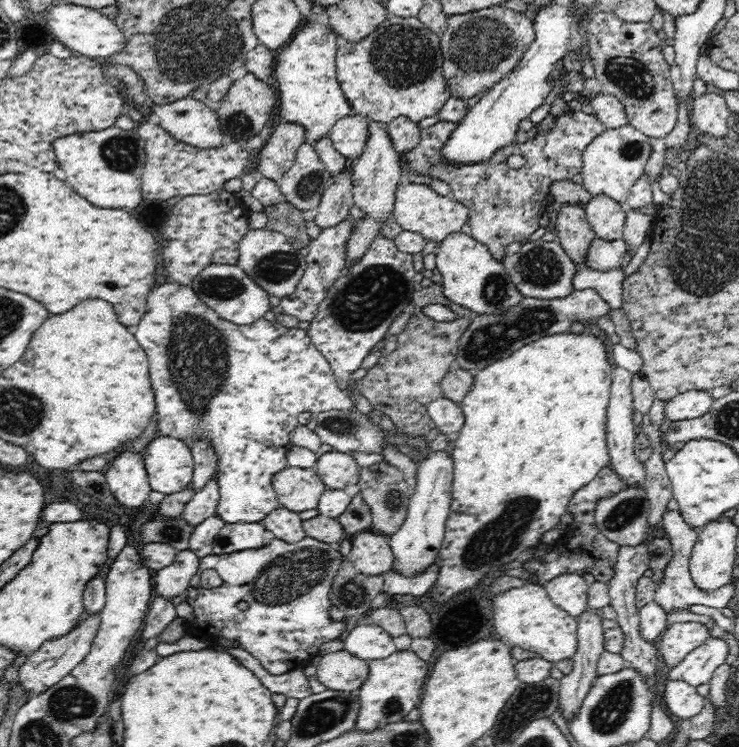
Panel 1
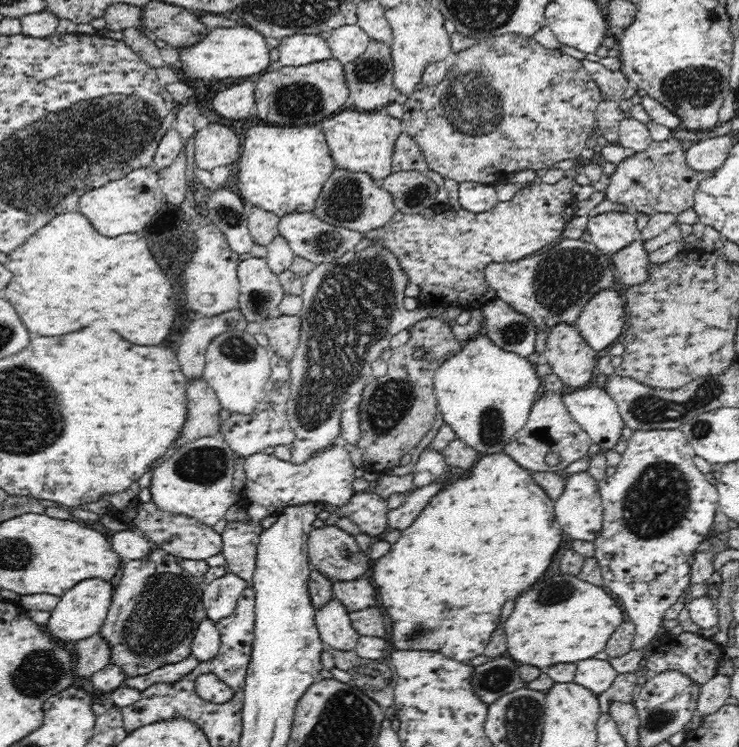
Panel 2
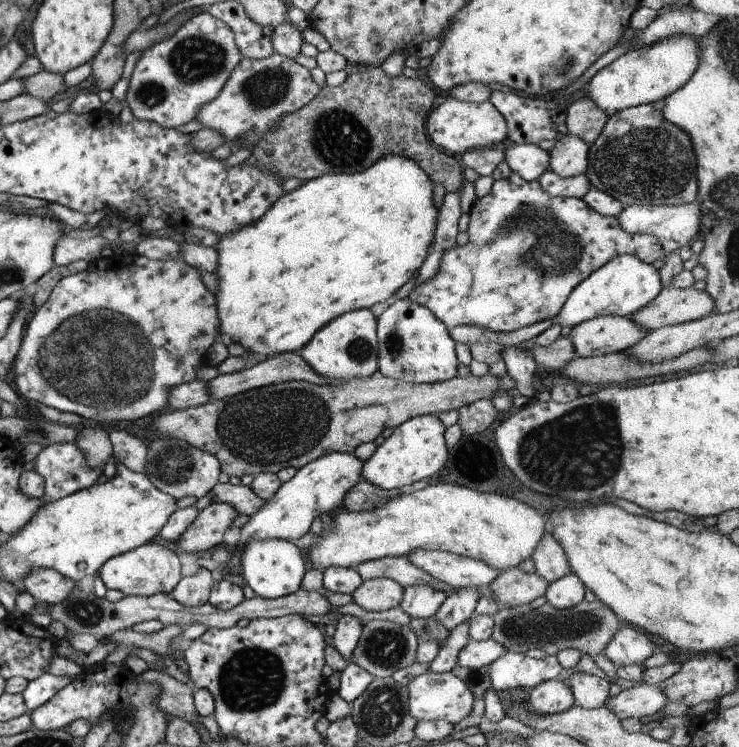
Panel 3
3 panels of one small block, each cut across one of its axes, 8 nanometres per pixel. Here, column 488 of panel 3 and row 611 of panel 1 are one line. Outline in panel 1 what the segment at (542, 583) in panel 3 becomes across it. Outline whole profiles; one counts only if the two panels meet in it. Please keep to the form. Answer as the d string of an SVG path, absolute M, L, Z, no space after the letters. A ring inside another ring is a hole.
M586 610L576 618L577 626L577 651L573 656L573 669L570 674L563 676L560 681L559 702L561 703L562 714L566 720L570 720L582 706L582 700L594 679L597 677L597 662L604 650L604 627L603 620L594 610Z

